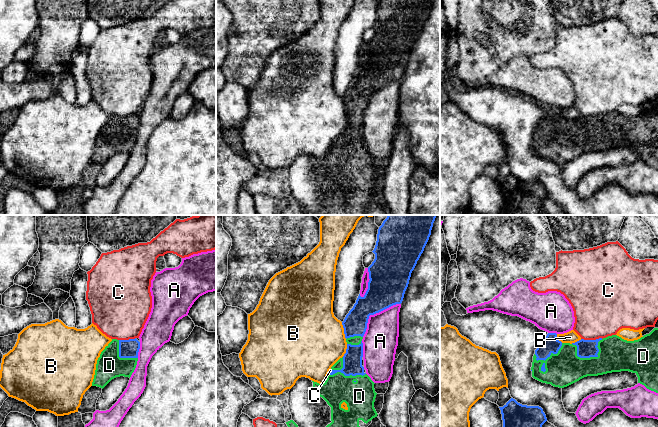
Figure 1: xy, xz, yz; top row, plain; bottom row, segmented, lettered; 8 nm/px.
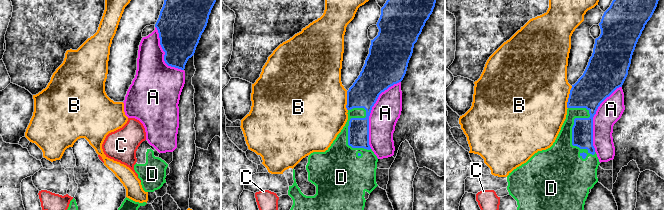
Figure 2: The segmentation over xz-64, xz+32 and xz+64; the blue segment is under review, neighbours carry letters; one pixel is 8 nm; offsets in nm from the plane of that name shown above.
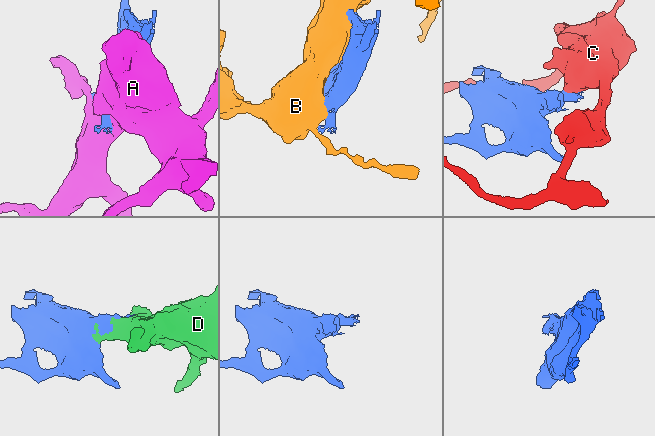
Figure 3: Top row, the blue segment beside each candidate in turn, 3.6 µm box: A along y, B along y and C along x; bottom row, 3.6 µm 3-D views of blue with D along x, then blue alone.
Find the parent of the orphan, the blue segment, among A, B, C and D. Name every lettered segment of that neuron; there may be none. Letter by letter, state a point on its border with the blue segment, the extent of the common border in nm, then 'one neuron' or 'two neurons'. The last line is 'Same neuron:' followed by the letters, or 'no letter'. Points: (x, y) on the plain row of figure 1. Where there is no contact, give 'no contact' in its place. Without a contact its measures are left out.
A: xz (374, 89) | 420 nm | two neurons
B: xz (344, 106) | 140 nm | two neurons
C: yz (591, 116) | 180 nm | two neurons
D: yz (550, 130) | 280 nm | one neuron
Same neuron: D

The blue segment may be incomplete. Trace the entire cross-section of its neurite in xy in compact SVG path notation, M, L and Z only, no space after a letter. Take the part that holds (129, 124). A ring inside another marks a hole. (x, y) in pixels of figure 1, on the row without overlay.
M136 114L112 115L97 136L92 162L103 165L116 153L130 154L137 141L139 125L140 118Z

